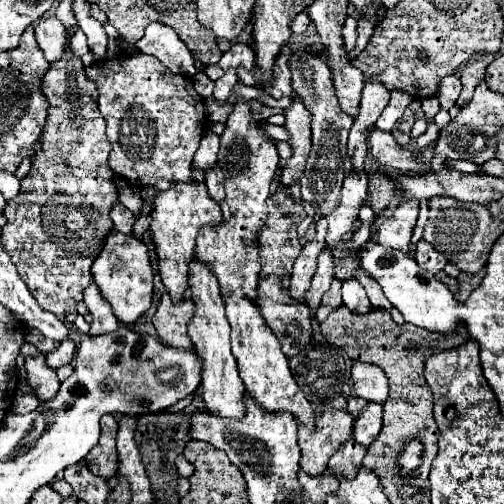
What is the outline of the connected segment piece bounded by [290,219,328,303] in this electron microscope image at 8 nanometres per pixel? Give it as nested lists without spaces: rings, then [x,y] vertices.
[[[320,219],[316,223],[316,237],[304,245],[302,253],[298,255],[298,259],[294,263],[294,271],[290,277],[290,297],[298,303],[306,303],[306,293],[308,293],[312,275],[316,271],[316,255],[320,249],[326,247],[326,243],[324,243],[326,229],[328,229],[328,225],[324,223],[324,219]]]

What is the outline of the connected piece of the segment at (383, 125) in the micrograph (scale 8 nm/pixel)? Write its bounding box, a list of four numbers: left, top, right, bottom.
[376,89,412,131]

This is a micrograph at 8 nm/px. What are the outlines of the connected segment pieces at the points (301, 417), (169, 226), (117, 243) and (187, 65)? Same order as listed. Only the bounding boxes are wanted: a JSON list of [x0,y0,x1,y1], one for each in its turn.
[[222,291,314,425],[150,183,222,303],[92,231,154,325],[136,23,198,77]]

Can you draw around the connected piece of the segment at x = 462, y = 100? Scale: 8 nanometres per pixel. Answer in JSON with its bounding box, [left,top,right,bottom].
[458,55,492,105]

